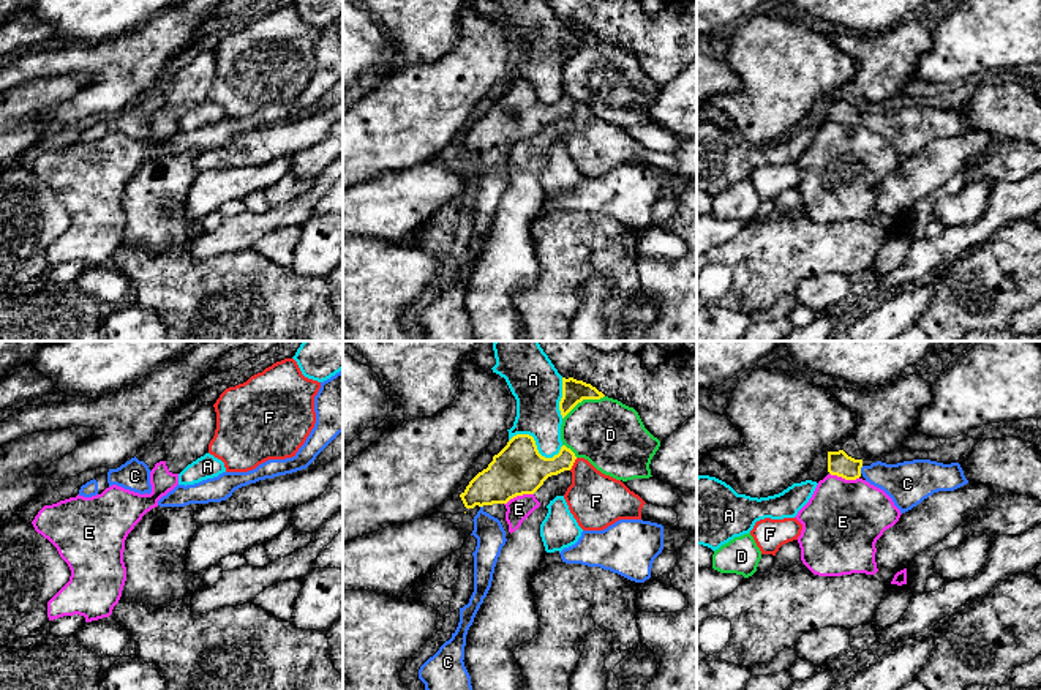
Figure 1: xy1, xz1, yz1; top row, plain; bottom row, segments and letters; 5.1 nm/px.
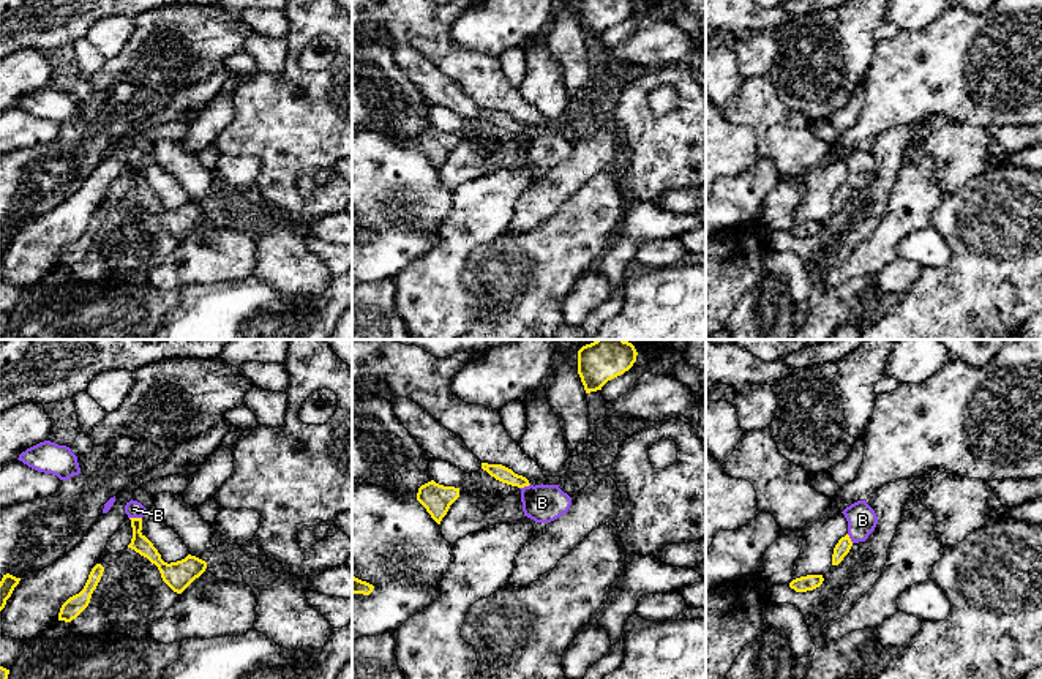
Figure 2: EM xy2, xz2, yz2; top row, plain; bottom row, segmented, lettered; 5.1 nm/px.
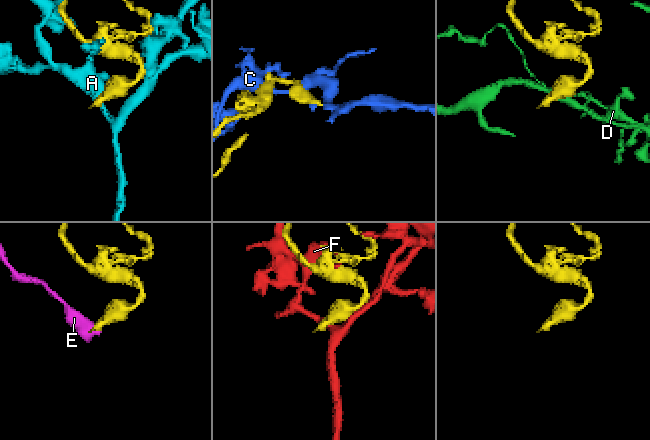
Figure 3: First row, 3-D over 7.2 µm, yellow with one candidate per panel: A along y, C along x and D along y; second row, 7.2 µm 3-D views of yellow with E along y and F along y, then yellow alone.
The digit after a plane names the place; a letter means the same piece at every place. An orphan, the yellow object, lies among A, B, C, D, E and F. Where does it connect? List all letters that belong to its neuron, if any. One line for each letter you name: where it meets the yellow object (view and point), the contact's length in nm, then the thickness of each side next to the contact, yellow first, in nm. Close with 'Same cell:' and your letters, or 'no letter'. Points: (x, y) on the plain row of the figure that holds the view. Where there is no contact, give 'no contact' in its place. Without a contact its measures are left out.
C: meets yellow in yz1 at (860, 116); contact 40 nm long; 120 nm thick on the yellow side, 220 nm on the other
Same cell: C

